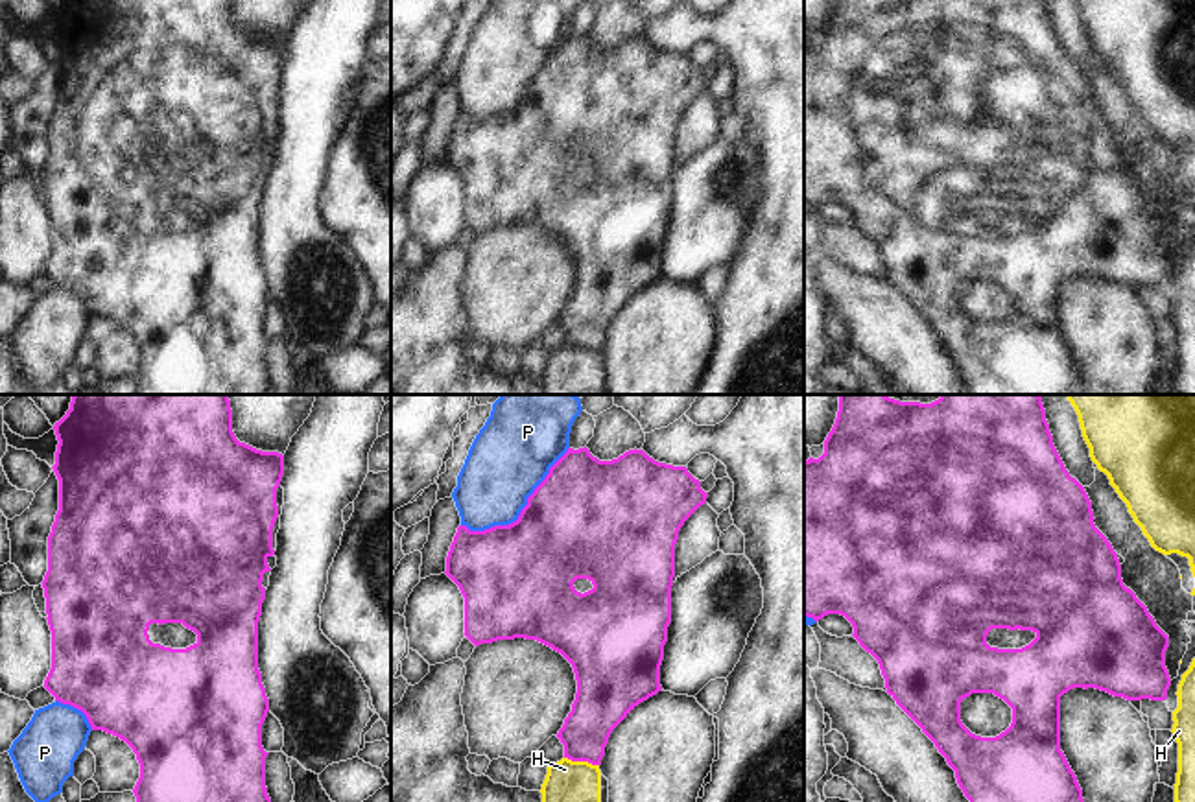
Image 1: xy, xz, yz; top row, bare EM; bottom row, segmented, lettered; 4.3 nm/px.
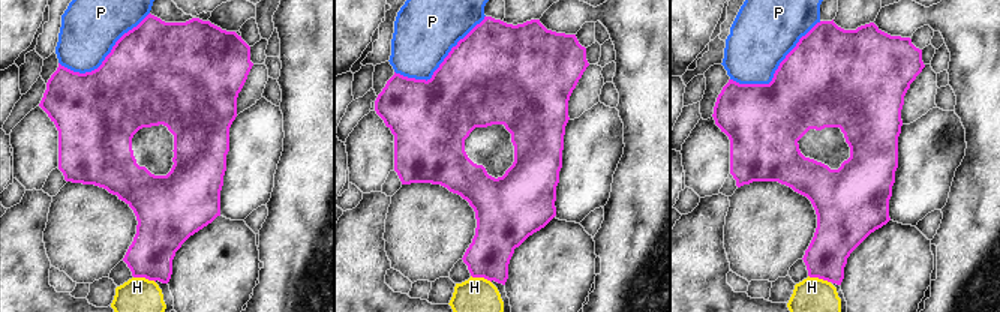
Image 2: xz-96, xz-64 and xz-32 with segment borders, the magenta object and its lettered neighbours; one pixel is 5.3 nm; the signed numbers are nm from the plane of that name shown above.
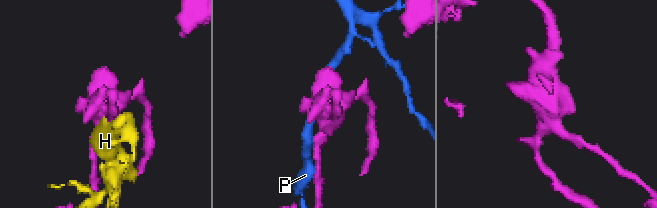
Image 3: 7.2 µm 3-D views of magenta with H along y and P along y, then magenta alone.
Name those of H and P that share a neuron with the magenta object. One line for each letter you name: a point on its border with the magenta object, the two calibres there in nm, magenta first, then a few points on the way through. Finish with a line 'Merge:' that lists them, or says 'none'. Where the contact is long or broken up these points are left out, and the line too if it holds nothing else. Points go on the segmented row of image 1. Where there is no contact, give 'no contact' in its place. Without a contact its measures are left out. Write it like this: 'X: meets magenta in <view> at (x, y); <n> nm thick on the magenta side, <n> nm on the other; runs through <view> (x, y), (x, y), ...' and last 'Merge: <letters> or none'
Merge: none

